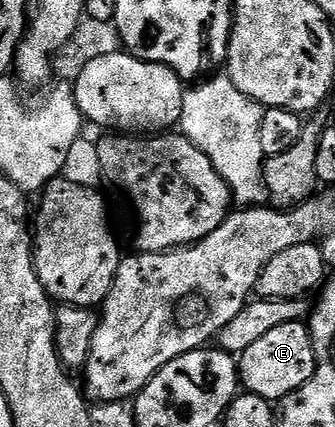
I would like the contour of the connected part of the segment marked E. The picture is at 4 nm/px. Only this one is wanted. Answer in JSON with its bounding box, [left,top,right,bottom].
[238,321,316,403]

